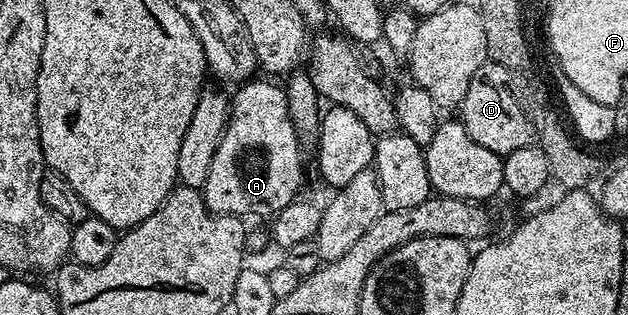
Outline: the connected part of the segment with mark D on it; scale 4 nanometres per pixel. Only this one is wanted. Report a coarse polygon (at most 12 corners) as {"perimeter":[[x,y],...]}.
{"perimeter":[[478,68],[460,120],[503,159],[536,141],[508,71]]}

